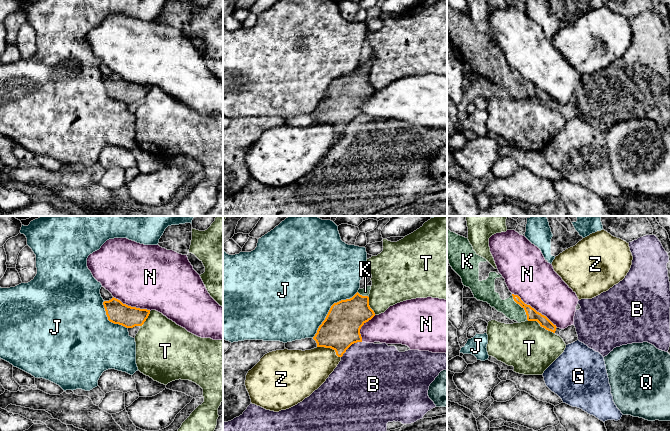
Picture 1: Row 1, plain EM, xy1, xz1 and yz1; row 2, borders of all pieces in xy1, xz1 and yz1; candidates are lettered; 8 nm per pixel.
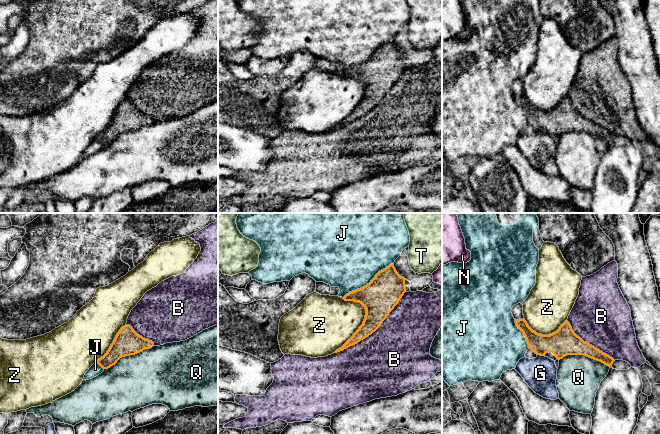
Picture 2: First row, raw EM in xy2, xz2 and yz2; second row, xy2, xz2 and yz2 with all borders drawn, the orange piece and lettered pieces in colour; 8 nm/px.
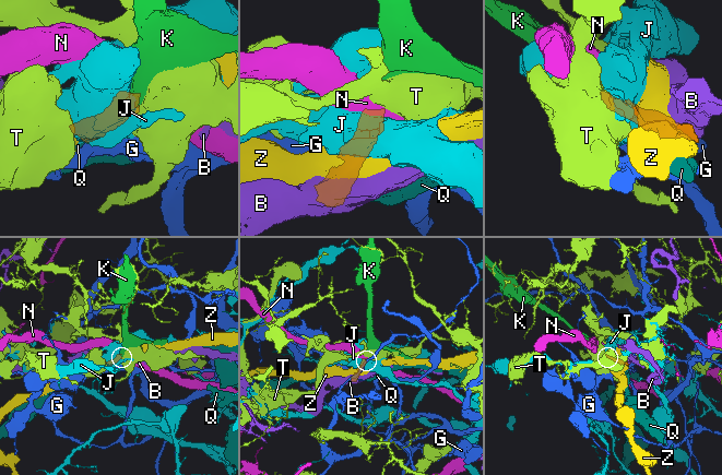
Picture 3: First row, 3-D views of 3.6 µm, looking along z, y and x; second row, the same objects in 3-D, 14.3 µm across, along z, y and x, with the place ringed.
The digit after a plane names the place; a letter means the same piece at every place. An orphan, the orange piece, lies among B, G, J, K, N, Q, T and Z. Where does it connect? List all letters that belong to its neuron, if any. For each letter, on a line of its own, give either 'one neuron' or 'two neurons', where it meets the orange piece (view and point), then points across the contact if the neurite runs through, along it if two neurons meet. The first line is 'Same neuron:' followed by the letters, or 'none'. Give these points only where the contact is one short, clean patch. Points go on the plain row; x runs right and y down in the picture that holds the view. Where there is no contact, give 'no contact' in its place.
Same neuron: K
B: two neurons | xz2 (374, 107)
G: two neurons | yz2 (540, 131) | along yz2 (537, 130), (543, 132)
J: two neurons | xz1 (330, 85)
K: one neuron | yz1 (521, 82) | across yz1 (532, 91), (521, 82), (512, 86)
N: two neurons | yz1 (534, 85)
Q: two neurons | xy2 (128, 131)
T: two neurons | yz1 (541, 102) | along yz1 (527, 95), (536, 97), (554, 109)
Z: two neurons | xz2 (359, 104)

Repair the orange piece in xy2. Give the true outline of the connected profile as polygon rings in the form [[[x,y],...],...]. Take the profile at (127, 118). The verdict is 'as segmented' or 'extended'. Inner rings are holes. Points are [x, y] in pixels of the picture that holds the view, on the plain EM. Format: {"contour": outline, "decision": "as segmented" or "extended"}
{"contour": [[[125,101],[117,109],[107,129],[97,136],[103,144],[108,145],[125,132],[135,131],[145,125],[150,125],[154,119],[138,111],[130,101]]], "decision": "as segmented"}

